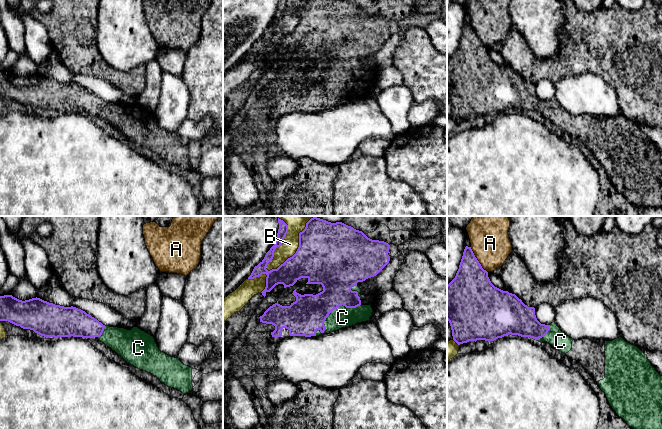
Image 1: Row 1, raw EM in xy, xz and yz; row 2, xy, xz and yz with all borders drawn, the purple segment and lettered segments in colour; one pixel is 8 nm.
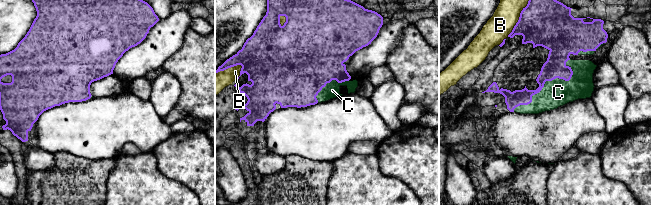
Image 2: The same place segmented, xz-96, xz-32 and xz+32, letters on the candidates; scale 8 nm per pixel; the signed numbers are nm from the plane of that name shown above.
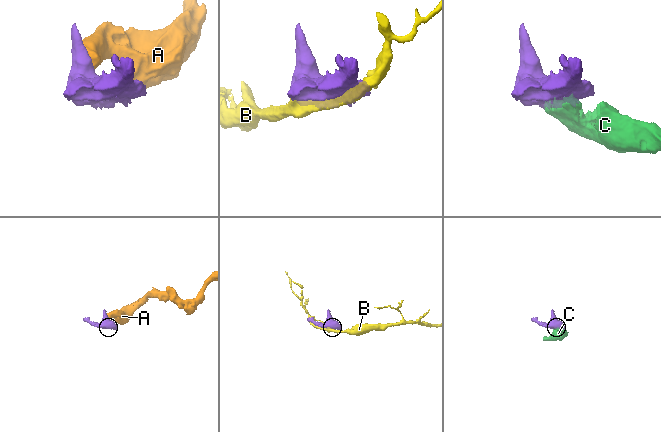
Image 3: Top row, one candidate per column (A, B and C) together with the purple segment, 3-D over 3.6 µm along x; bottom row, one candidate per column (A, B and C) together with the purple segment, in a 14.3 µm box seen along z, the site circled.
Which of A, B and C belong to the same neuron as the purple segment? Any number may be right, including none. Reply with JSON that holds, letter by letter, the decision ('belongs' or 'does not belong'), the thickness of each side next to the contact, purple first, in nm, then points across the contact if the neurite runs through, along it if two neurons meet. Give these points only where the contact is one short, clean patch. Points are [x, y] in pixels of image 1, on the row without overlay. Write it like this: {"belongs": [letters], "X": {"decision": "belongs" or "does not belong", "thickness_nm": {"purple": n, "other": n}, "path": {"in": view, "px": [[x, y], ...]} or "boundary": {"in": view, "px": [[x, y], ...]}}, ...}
{"belongs": ["C"], "A": {"decision": "does not belong", "thickness_nm": {"purple": 340, "other": 320}}, "B": {"decision": "does not belong", "thickness_nm": {"purple": 480, "other": 140}}, "C": {"decision": "belongs", "thickness_nm": {"purple": 300, "other": 170}}}

